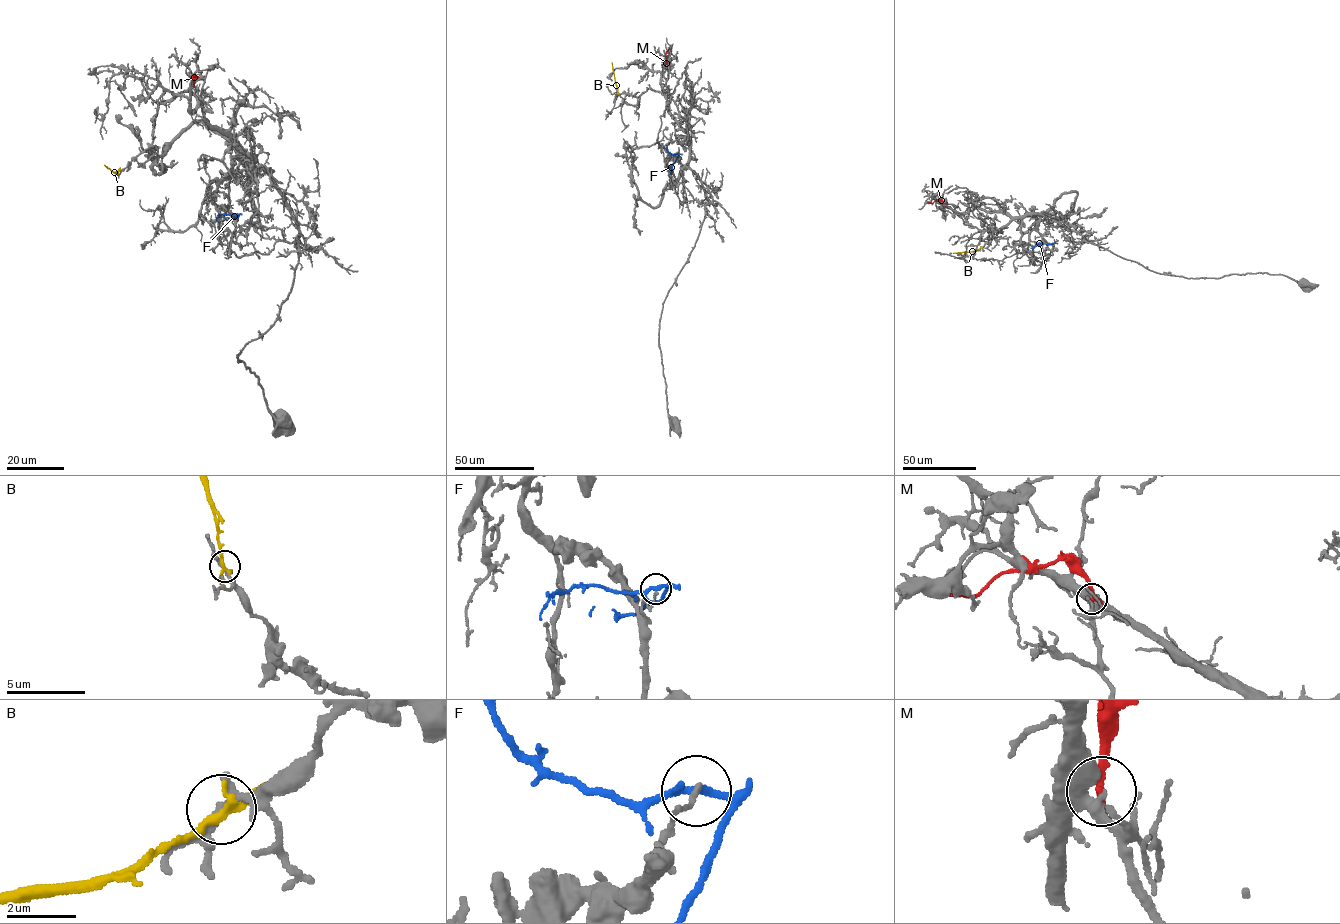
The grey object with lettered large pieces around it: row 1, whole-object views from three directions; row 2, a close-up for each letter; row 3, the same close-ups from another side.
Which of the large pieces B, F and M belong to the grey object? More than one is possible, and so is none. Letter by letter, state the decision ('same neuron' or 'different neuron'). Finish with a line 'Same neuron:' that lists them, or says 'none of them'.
B: different neuron
F: different neuron
M: different neuron
Same neuron: none of them

